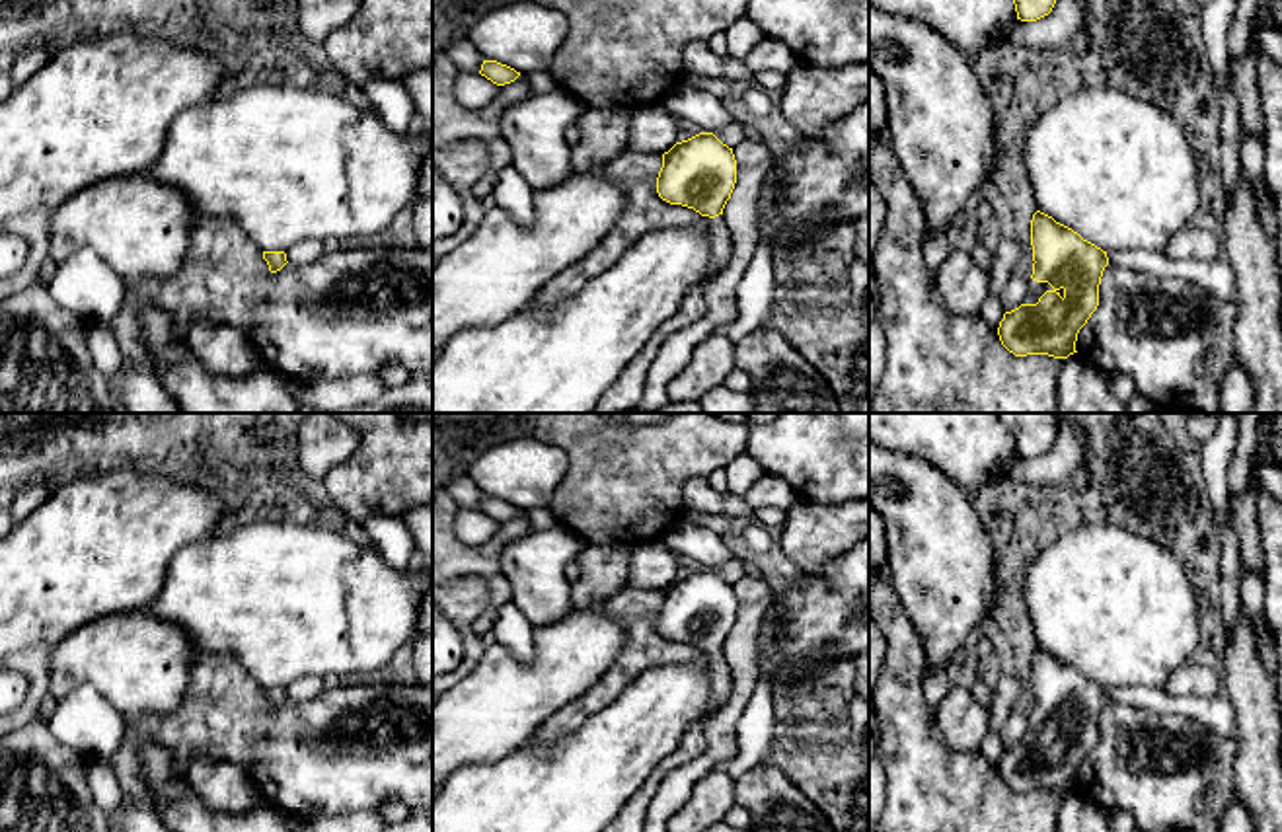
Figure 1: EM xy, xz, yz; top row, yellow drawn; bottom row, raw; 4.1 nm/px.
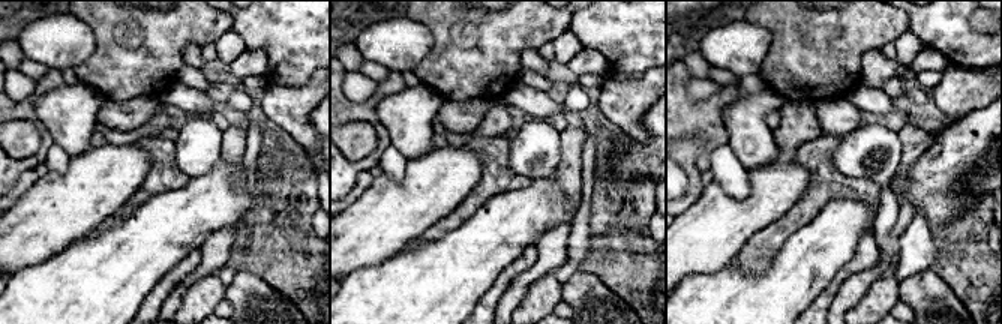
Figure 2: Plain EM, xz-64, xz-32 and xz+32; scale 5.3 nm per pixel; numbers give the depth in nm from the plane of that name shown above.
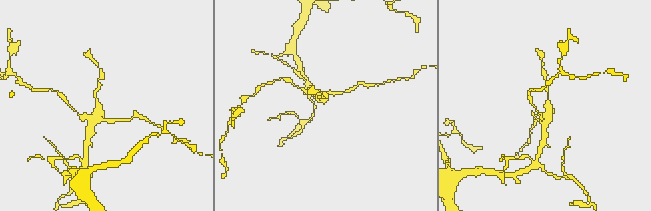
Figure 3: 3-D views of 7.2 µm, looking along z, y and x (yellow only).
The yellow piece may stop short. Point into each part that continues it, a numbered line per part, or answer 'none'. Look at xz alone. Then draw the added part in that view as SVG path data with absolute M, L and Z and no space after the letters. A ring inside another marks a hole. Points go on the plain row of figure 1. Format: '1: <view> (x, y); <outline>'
1: xz (721, 671); M723 651L713 655L711 668L713 668L713 694L709 700L707 717L721 711L731 700L731 692L733 692L733 670L725 661Z

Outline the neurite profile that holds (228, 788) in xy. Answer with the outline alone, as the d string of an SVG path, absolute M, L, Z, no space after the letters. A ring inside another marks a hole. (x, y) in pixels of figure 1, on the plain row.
M195 756L187 777L197 785L201 799L214 811L238 813L263 801L253 777L236 764Z

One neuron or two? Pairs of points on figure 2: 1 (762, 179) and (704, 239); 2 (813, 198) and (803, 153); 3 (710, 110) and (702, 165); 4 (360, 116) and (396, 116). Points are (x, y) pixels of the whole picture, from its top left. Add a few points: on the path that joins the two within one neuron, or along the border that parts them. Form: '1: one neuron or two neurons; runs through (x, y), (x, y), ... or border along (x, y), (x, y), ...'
1: one neuron; runs through (758, 197), (734, 221), (722, 225)
2: one neuron; runs through (816, 188), (816, 167), (813, 164)
3: one neuron; runs through (708, 123), (708, 143), (704, 152)
4: two neurons; border along (401, 89), (377, 105), (392, 144)

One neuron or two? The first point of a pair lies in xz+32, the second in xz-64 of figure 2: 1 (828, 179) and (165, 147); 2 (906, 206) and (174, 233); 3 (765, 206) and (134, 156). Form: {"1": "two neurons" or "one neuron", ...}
{"1": "one neuron", "2": "two neurons", "3": "one neuron"}

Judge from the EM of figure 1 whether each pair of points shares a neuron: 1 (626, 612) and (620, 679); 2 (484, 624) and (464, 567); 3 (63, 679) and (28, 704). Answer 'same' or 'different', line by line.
1: same
2: same
3: different

